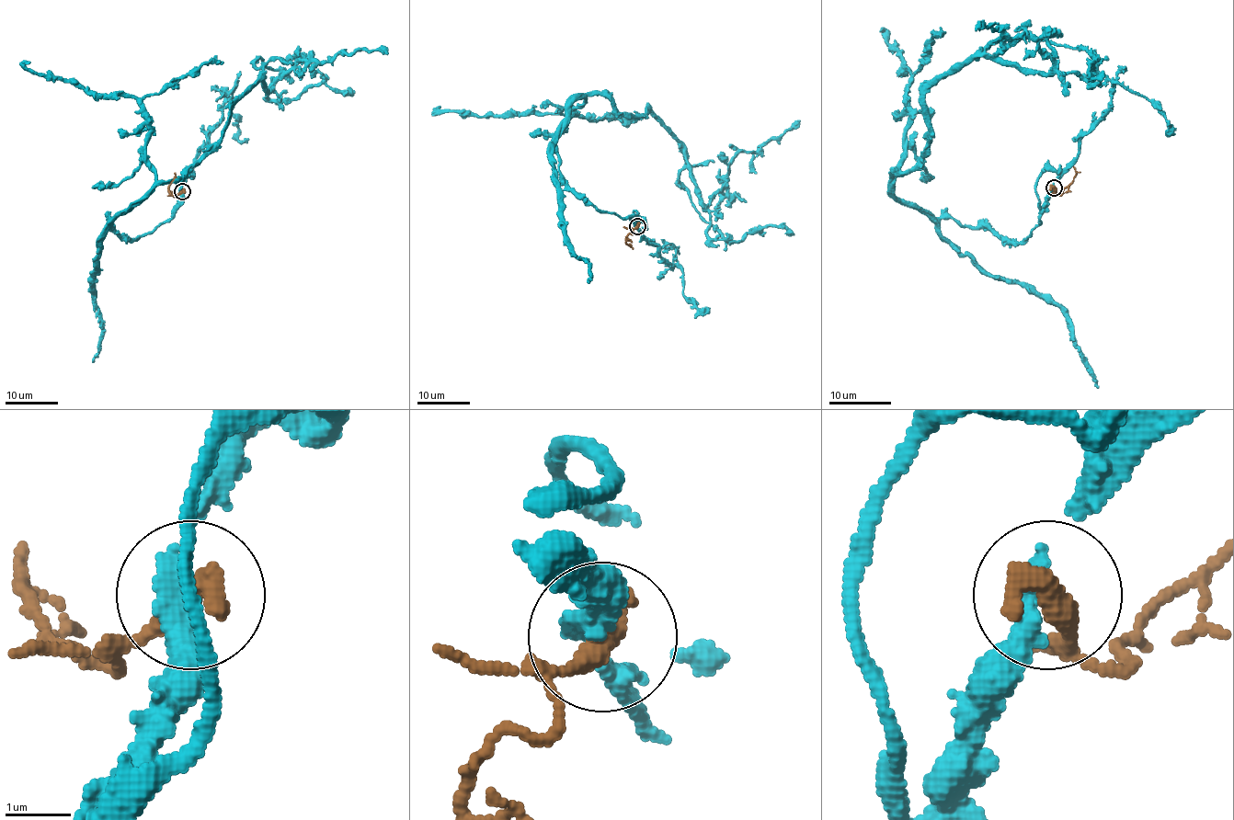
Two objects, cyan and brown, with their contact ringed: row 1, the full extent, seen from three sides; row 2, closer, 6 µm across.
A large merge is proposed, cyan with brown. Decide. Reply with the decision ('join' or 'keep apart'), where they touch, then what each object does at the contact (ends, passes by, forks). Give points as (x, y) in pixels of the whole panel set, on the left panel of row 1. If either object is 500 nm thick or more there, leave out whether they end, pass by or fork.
keep apart | (182, 191)

